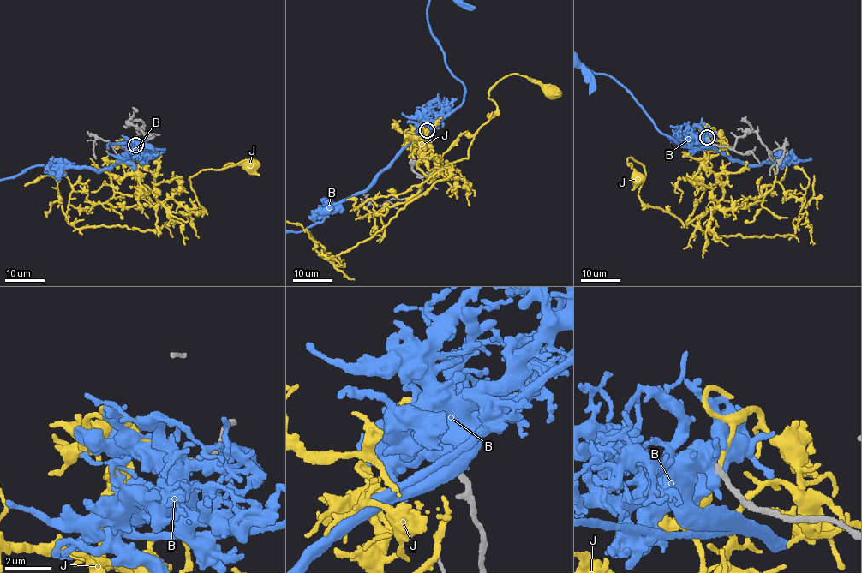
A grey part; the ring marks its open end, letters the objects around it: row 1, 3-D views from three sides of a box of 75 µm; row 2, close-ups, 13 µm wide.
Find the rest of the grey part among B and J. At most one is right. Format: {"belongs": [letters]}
{"belongs": []}

